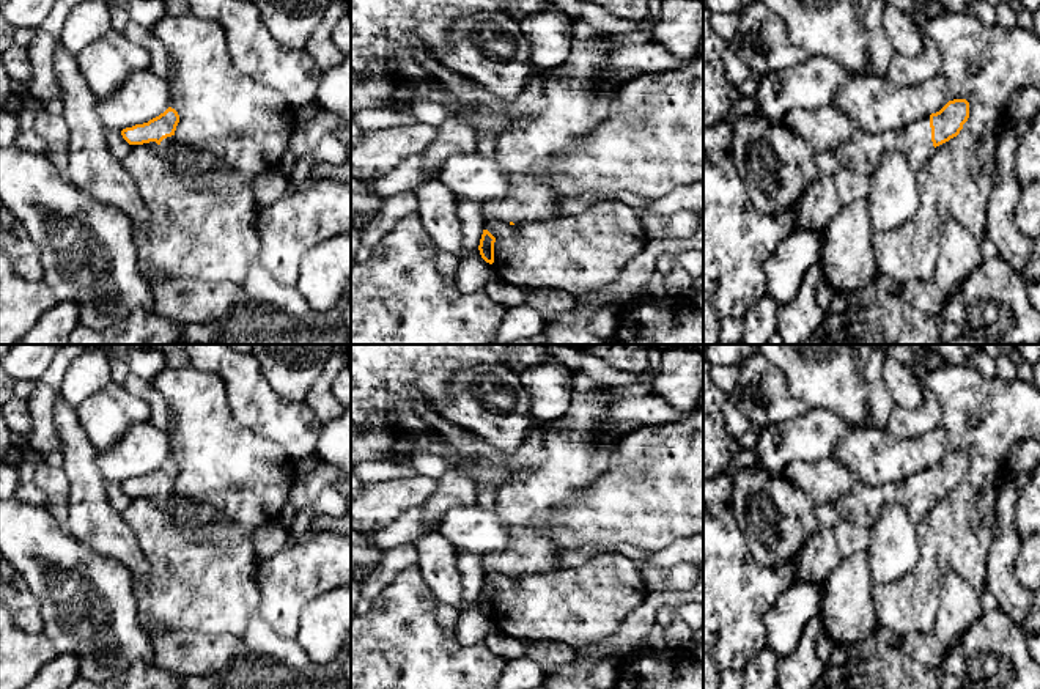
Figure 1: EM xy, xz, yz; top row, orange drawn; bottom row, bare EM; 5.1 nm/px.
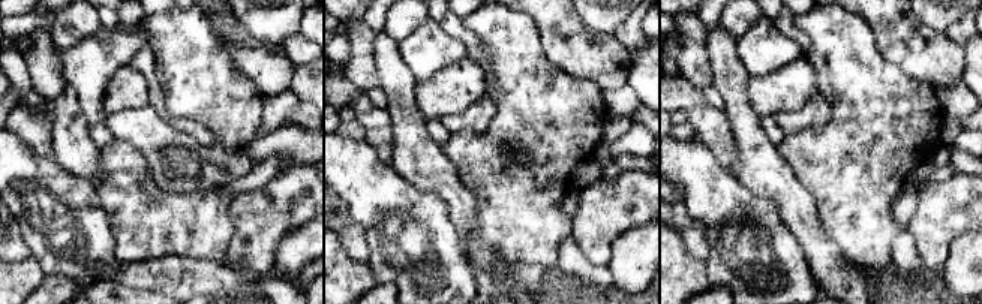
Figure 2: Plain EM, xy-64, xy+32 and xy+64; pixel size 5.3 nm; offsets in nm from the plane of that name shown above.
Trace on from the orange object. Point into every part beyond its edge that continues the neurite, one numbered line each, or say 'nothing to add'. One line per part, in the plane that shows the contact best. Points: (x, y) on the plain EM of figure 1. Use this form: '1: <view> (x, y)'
1: xy (195, 523)

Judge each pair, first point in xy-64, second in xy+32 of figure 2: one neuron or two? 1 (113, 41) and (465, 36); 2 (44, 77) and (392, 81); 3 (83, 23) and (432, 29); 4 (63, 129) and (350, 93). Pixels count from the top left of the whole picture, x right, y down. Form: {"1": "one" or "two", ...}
{"1": "two", "2": "two", "3": "two", "4": "two"}

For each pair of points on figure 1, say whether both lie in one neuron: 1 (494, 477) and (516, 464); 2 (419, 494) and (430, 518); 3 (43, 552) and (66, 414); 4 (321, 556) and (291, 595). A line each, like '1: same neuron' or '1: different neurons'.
1: same neuron
2: different neurons
3: different neurons
4: same neuron

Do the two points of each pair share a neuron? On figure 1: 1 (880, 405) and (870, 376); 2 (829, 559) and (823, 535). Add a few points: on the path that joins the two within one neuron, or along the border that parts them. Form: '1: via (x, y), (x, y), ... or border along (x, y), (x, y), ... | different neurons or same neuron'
1: via (880, 398), (874, 383) | same neuron
2: via (823, 552), (823, 541) | same neuron

